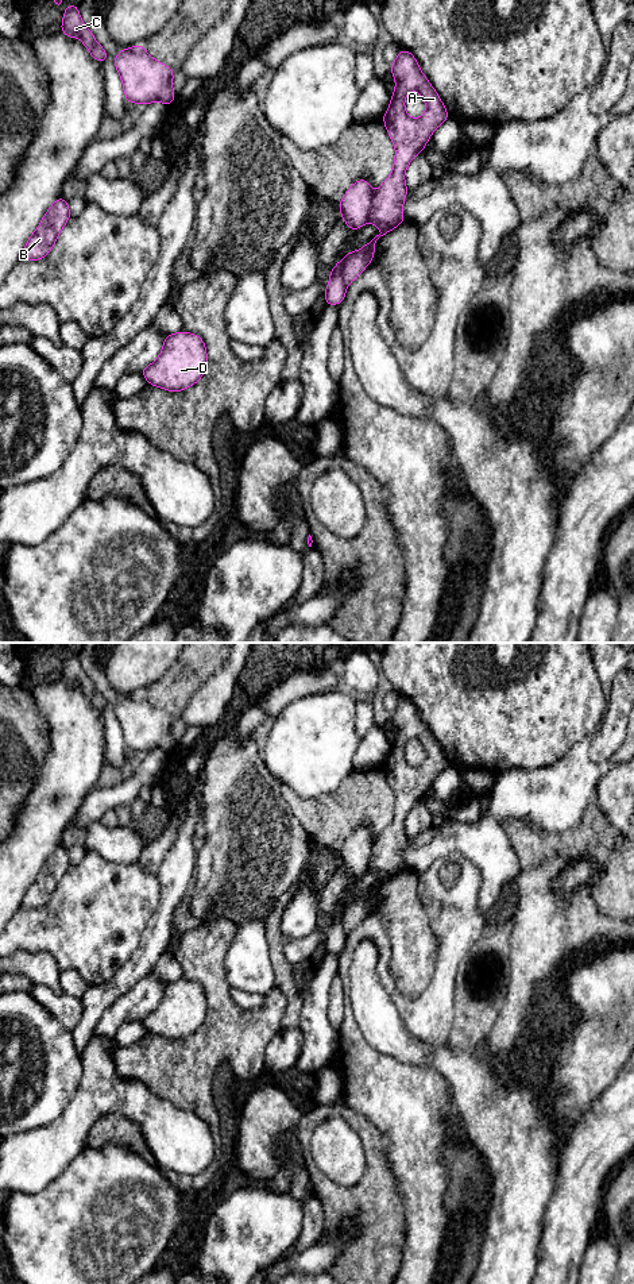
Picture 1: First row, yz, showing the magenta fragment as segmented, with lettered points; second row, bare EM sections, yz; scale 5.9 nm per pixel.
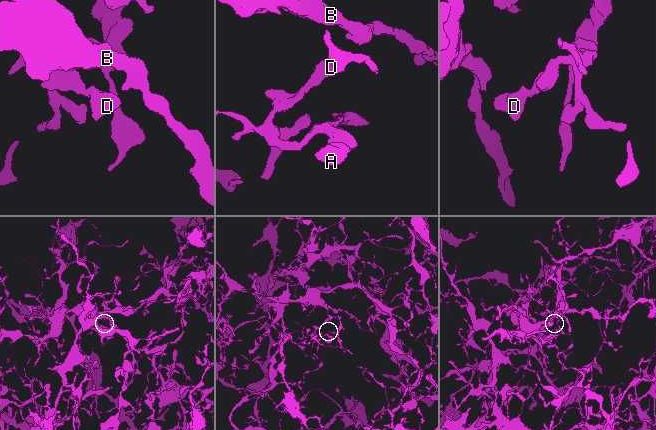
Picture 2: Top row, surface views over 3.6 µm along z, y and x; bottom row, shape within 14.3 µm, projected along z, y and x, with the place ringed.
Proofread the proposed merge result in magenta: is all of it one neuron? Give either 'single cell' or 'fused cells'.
fused cells

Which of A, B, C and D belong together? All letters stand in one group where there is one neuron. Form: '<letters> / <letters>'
A / B C D

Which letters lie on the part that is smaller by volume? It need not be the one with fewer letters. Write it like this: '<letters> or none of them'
A

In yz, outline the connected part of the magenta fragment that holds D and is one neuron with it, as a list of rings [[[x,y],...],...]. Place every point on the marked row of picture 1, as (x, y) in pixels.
[[[181,331],[166,335],[161,355],[140,373],[152,386],[181,392],[200,381],[206,363],[204,340],[196,333]]]

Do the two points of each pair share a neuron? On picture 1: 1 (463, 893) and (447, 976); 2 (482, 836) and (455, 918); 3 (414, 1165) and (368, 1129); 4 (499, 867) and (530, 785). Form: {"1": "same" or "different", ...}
{"1": "same", "2": "different", "3": "different", "4": "same"}

